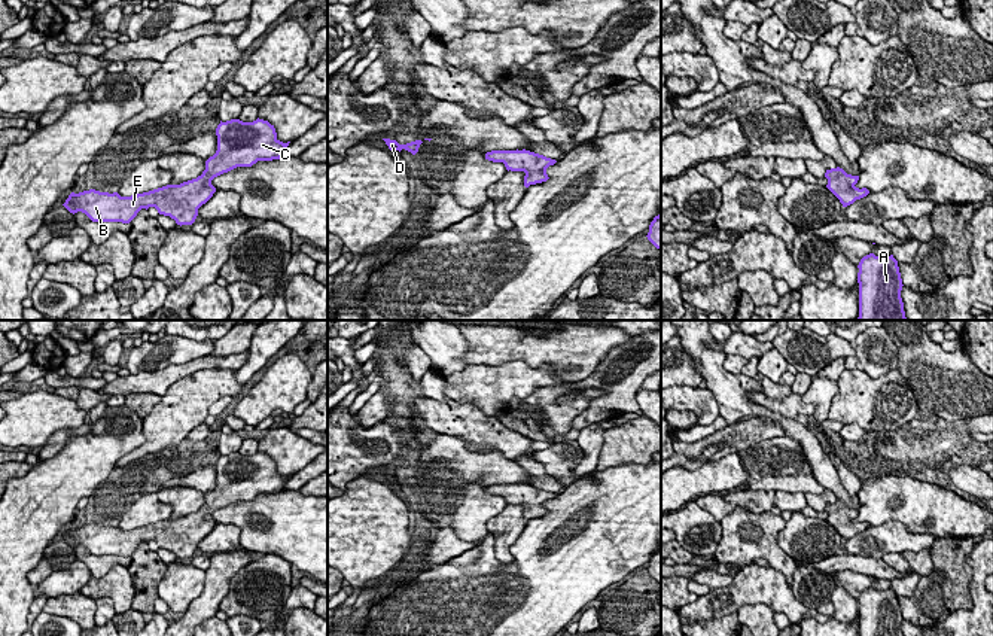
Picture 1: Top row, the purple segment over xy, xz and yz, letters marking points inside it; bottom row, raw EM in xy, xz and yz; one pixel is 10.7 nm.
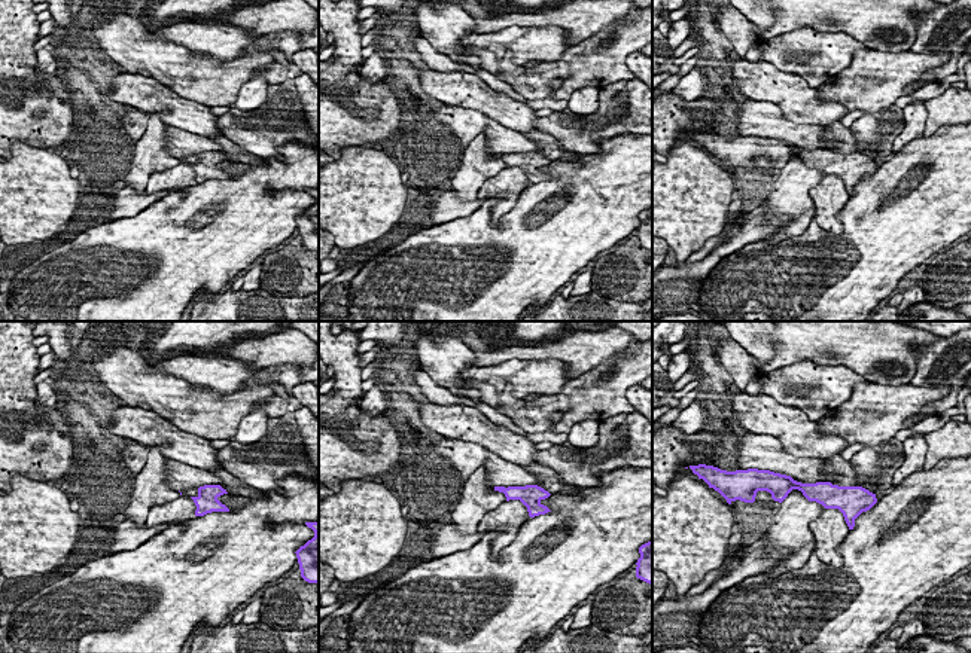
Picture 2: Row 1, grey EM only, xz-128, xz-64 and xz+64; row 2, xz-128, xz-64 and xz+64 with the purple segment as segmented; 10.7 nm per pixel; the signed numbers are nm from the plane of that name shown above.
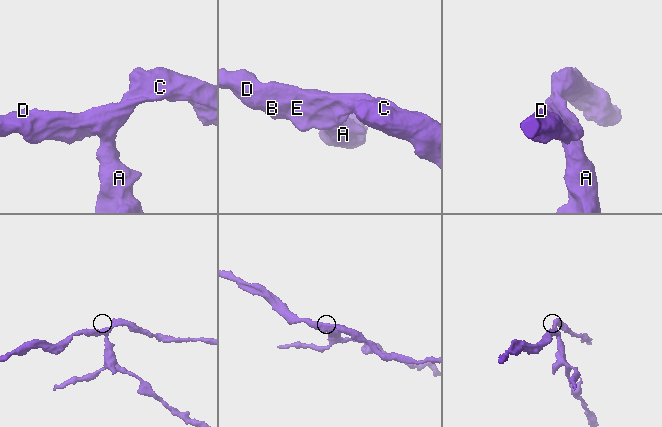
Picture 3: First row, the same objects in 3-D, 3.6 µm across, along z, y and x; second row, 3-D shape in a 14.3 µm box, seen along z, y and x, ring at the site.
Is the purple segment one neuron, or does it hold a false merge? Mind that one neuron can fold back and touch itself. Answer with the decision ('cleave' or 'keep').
keep

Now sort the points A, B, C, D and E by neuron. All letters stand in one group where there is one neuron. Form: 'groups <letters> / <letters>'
groups A B C D E

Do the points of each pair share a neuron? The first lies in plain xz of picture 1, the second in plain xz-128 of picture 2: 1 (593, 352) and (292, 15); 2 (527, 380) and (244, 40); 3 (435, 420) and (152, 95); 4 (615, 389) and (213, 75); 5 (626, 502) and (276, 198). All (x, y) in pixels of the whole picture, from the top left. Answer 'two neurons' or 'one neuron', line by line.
1: one neuron
2: one neuron
3: one neuron
4: one neuron
5: one neuron

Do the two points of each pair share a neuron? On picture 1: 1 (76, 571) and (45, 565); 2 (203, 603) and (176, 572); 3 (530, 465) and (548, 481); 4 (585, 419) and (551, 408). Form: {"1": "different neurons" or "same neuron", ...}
{"1": "different neurons", "2": "different neurons", "3": "same neuron", "4": "different neurons"}

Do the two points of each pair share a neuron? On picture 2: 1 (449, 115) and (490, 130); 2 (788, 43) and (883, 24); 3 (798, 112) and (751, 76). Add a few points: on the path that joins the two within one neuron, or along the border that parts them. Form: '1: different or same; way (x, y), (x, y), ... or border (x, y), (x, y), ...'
1: same; way (459, 119), (465, 124), (480, 124)
2: different; border (807, 26), (821, 31), (845, 31), (870, 48)
3: same; way (787, 100), (770, 84), (763, 82)

